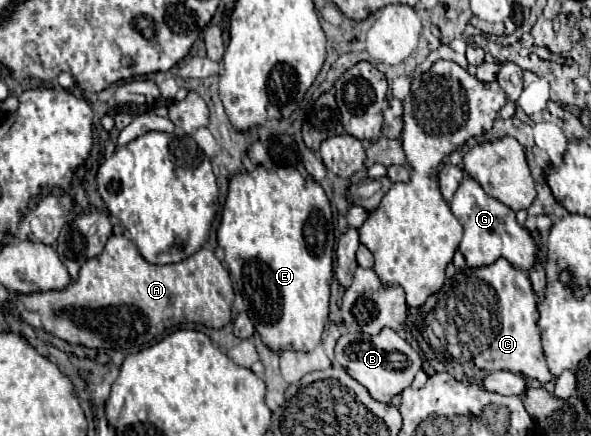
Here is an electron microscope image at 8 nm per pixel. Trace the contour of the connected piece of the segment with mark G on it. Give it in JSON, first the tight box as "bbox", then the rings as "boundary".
{"bbox":[450,177,540,271],"boundary":[[[464,177],[464,181],[458,185],[452,203],[450,203],[452,213],[458,217],[458,221],[464,227],[464,239],[460,241],[458,249],[466,259],[468,267],[488,267],[494,261],[498,261],[500,257],[504,257],[514,269],[520,271],[530,271],[540,255],[540,245],[536,243],[536,239],[532,237],[532,233],[522,227],[516,221],[516,213],[502,205],[500,201],[496,201],[494,197],[490,197],[476,179],[472,177]]]}

